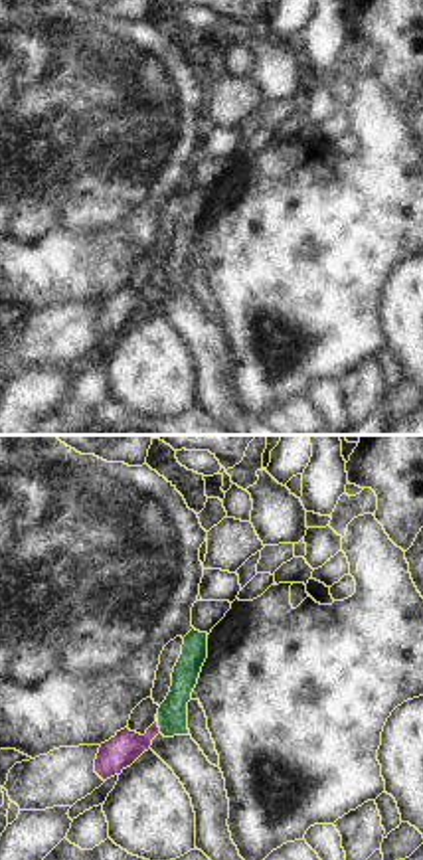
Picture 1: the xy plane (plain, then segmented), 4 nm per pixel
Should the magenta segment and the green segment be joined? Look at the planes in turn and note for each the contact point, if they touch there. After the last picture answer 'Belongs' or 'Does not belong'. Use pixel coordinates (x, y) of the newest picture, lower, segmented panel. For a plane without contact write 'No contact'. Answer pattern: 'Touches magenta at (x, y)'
Touches magenta at (157, 724)

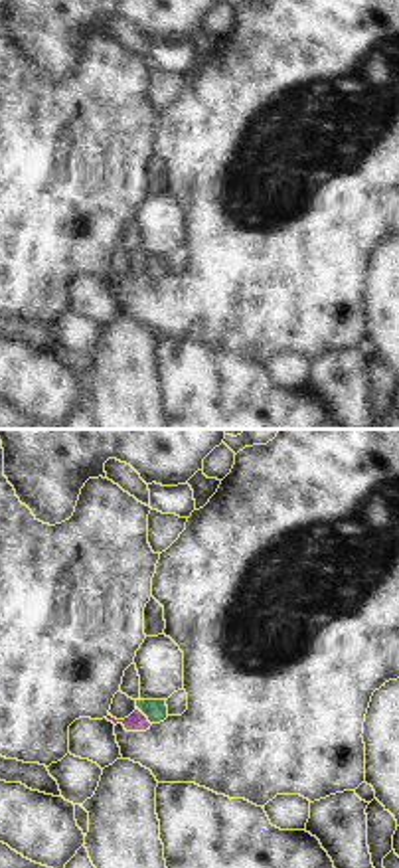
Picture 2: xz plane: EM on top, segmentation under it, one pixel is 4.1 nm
Touches magenta at (145, 716)

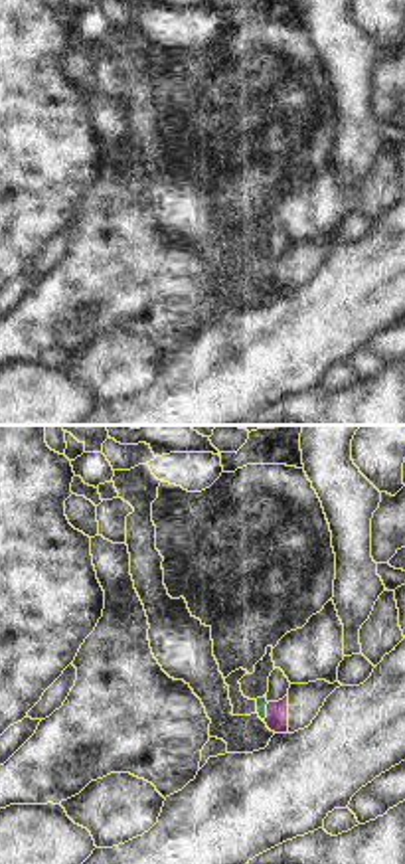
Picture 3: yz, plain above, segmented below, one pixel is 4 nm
Touches magenta at (267, 712)

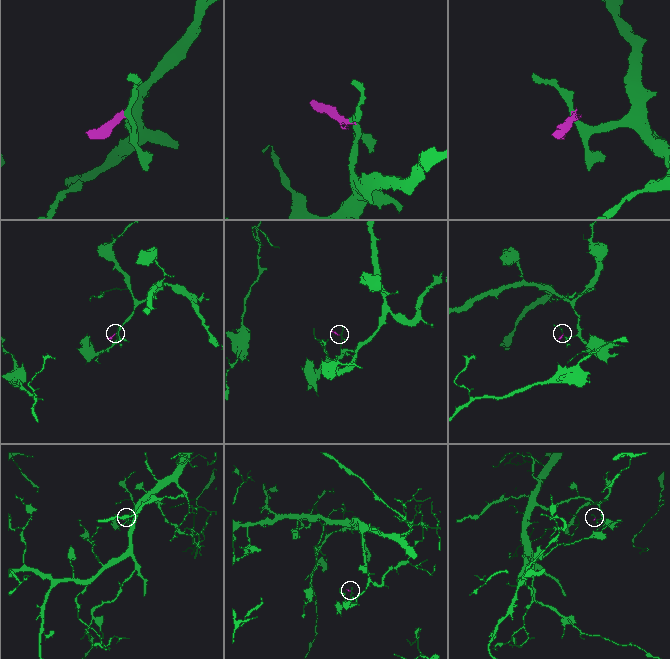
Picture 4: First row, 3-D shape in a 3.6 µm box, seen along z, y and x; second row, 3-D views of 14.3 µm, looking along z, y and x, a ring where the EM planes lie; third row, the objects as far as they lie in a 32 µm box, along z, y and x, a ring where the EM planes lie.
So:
Does not belong

